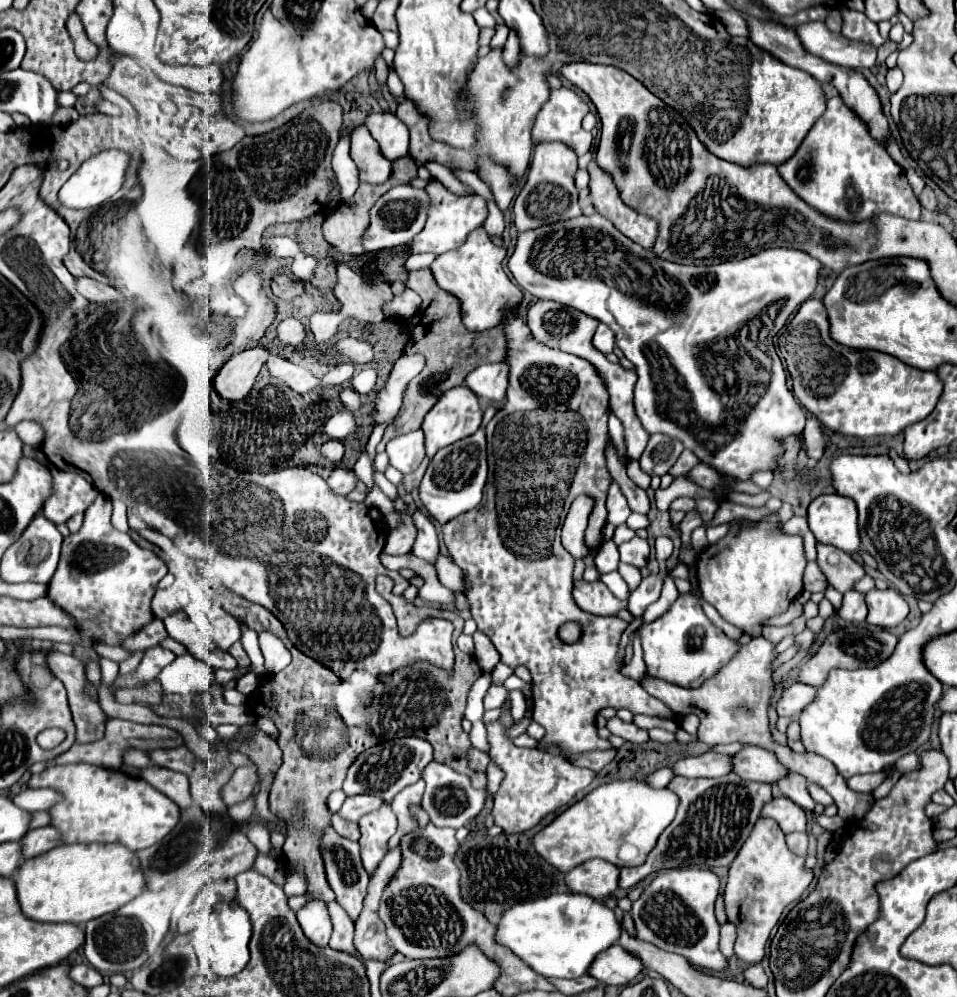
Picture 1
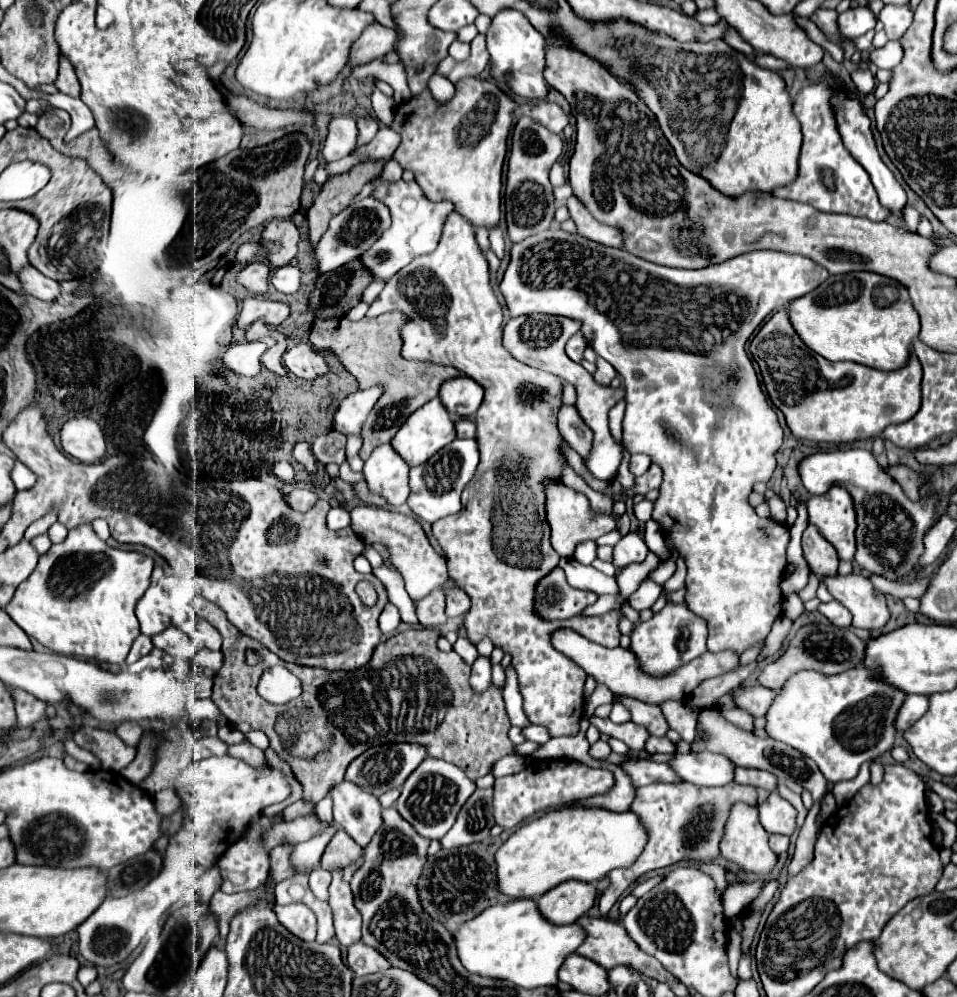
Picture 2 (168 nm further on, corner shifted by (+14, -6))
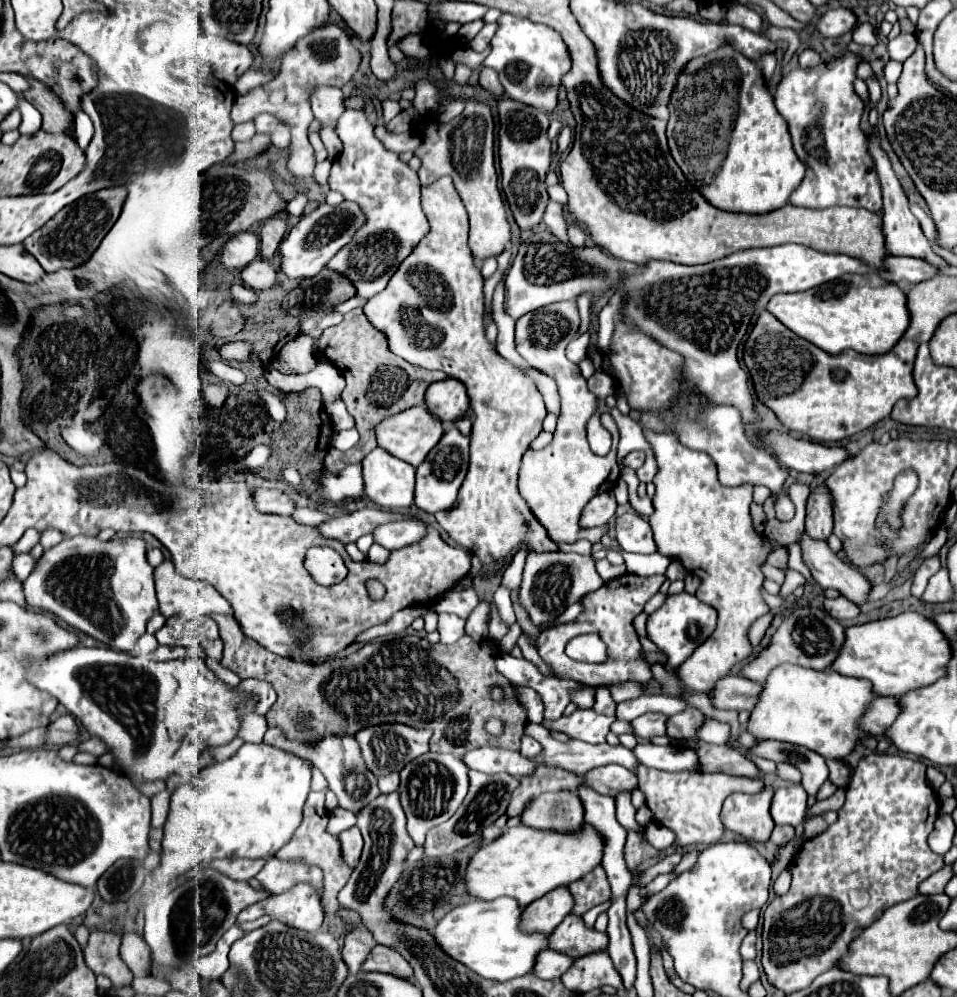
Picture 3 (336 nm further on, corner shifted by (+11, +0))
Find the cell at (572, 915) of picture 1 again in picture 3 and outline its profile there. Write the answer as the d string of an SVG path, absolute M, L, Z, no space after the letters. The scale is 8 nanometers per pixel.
M497 897L493 901L469 901L445 915L445 919L441 919L441 923L431 931L447 955L461 961L477 975L495 981L509 981L533 973L537 955L549 949L549 935L525 933L521 929L523 911L525 909L509 897Z

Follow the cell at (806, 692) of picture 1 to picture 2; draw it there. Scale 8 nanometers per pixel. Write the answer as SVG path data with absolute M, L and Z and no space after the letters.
M738 685L736 689L732 689L732 701L738 709L748 711L752 717L764 717L768 707L774 701L774 691L754 685L754 687L742 687Z

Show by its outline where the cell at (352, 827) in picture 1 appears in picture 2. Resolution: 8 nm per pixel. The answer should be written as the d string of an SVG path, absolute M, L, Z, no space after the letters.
M340 829L332 841L328 843L324 855L322 855L322 869L326 871L334 871L334 869L346 869L348 865L352 865L358 857L362 855L362 847L344 831Z

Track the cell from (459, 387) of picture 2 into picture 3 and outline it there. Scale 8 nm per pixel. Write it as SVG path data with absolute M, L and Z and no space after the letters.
M447 377L443 381L431 383L425 403L433 415L437 415L443 421L457 421L465 417L469 409L469 395L467 387L453 377Z

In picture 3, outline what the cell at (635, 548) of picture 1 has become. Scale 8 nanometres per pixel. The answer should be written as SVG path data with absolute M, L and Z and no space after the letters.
M625 513L617 517L617 541L623 551L629 553L655 553L657 543L653 541L653 531L649 523L635 515L635 513Z

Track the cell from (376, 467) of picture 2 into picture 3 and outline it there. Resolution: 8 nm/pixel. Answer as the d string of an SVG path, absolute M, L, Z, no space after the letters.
M375 447L363 459L365 495L383 507L407 509L413 503L415 467Z

